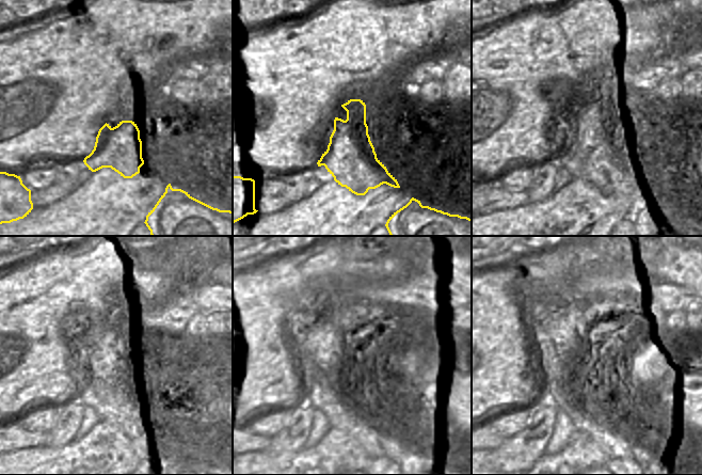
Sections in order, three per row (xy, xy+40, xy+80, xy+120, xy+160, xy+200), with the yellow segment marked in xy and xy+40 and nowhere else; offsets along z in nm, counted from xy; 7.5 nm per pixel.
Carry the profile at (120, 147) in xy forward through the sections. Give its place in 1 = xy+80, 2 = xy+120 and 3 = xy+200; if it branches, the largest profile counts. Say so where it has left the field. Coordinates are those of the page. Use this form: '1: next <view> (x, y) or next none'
1: next xy+80 (590, 157)
2: next xy+120 (110, 396)
3: next xy+200 (616, 444)

